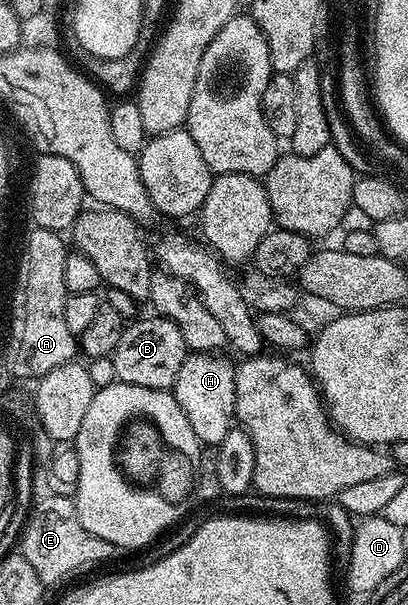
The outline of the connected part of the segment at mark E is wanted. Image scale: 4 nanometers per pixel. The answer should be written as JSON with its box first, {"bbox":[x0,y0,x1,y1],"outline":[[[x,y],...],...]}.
{"bbox":[18,496,114,587],"outline":[[[47,496],[33,504],[18,549],[23,553],[26,563],[34,567],[34,572],[38,574],[38,579],[42,579],[44,586],[52,587],[110,560],[114,546],[106,543],[106,539],[98,539],[98,535],[90,535],[90,531],[82,527],[82,519],[78,519],[73,498]]]}

